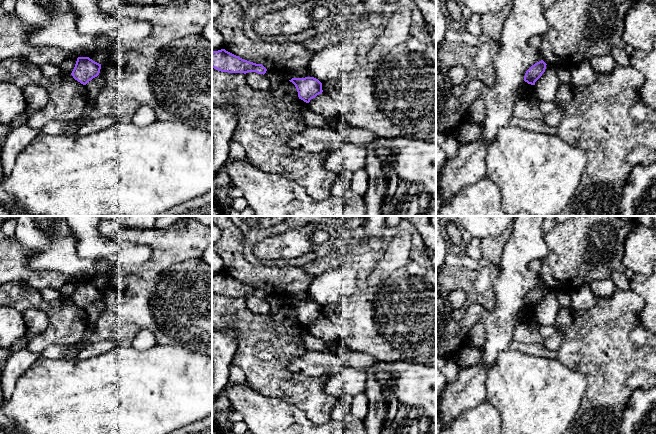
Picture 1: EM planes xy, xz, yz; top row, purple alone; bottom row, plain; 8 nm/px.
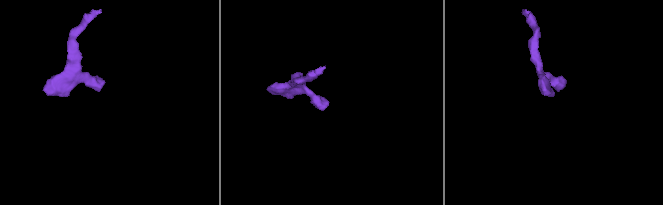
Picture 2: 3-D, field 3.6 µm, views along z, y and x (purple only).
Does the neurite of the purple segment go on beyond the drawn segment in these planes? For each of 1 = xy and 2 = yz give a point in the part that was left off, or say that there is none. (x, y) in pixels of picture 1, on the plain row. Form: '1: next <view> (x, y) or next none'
1: next none
2: next none

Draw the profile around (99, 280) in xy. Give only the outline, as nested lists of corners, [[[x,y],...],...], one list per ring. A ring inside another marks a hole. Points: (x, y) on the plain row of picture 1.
[[[96,275],[93,276],[89,282],[99,288],[104,288],[104,285],[108,283],[108,281],[109,281],[109,275]]]

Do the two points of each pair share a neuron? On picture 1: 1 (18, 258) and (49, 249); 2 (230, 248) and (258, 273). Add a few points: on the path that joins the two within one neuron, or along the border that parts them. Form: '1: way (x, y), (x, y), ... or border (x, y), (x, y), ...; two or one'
1: border (15, 237), (31, 252), (27, 264), (47, 271); two
2: way (232, 256), (250, 273); one

